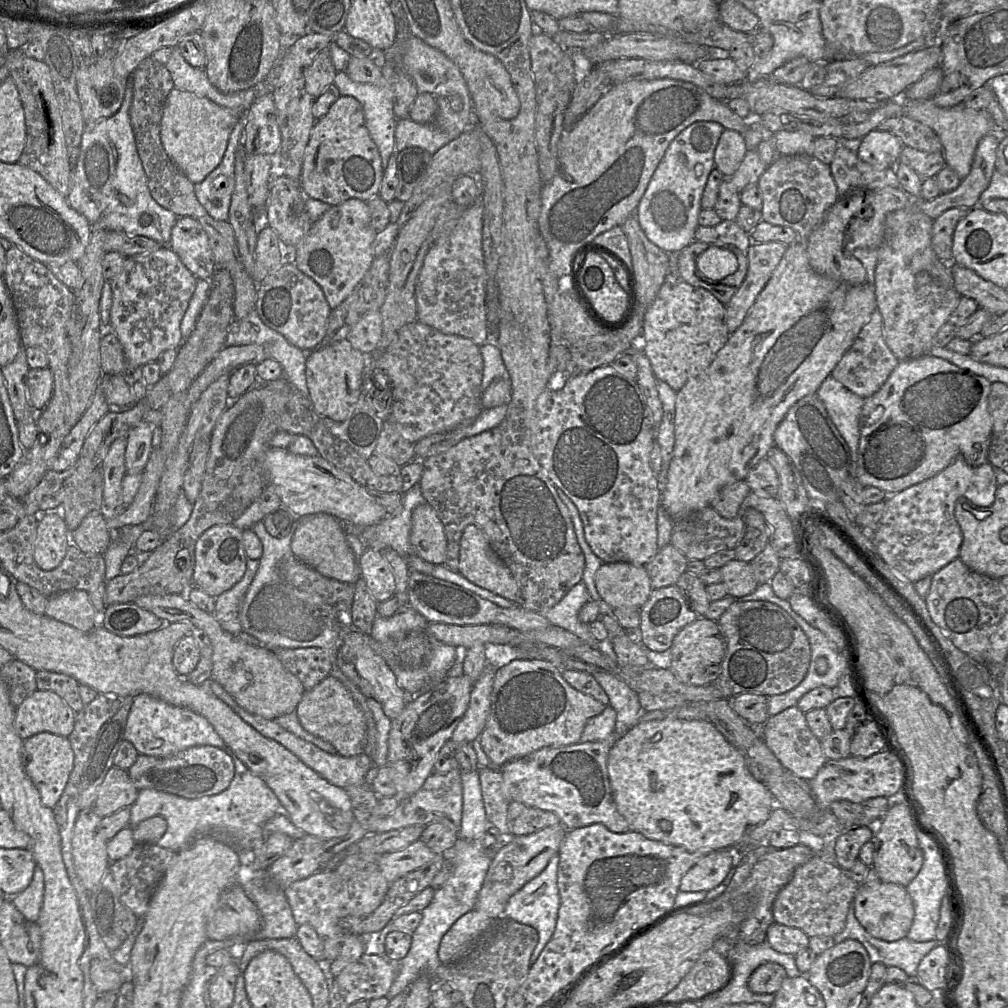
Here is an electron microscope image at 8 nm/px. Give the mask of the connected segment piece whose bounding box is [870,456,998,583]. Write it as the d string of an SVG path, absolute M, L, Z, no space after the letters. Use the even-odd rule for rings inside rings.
M958 456L935 476L888 495L879 526L870 534L872 542L883 561L912 583L932 576L959 557L962 532L954 513L957 500L963 497L977 509L989 508L995 500L997 488L996 476L989 462L972 467Z

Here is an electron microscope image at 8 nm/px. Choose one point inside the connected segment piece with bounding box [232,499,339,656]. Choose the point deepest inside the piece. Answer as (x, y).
(279, 615)

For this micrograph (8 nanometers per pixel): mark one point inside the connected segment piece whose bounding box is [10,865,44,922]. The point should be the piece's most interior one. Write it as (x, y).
(29, 902)

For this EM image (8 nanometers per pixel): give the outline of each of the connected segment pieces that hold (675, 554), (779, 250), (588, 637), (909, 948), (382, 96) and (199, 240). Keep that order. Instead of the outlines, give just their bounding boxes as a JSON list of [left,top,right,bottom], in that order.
[[645,543,687,589],[725,242,789,333],[543,581,599,648],[833,904,942,976],[334,59,397,167],[169,217,218,282]]

